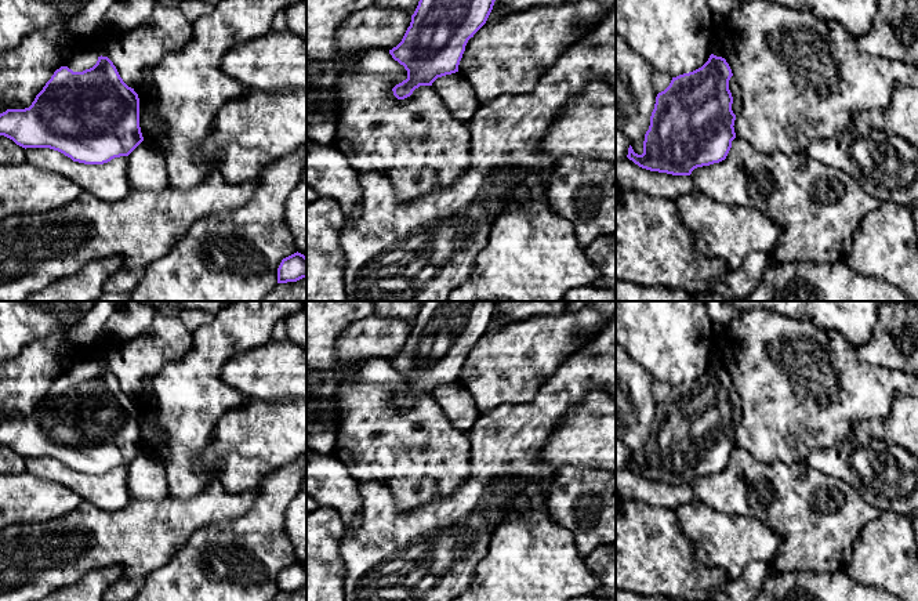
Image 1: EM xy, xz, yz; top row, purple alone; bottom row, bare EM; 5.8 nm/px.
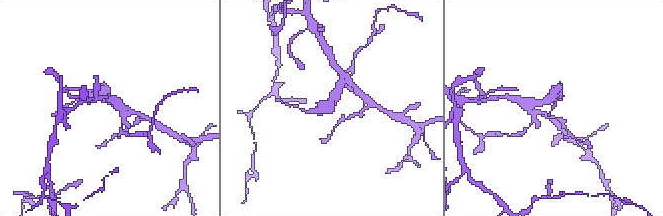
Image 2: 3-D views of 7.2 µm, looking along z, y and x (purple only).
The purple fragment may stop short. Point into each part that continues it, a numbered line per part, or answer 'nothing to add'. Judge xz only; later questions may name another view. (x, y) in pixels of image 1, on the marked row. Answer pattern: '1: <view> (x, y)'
nothing to add

